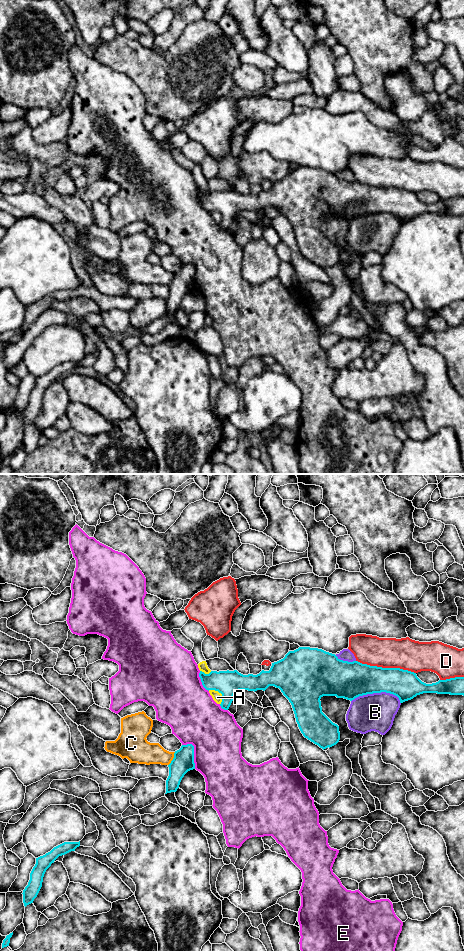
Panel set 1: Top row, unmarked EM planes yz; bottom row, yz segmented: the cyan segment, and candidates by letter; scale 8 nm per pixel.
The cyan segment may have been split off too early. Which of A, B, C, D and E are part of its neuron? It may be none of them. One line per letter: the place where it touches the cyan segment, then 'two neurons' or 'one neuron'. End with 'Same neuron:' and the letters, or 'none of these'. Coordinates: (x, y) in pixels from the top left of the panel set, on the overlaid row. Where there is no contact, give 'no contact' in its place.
A: contact yz (220, 692); two neurons
B: contact yz (377, 692); two neurons
C: contact yz (173, 759); two neurons
D: contact yz (386, 668); two neurons
E: contact yz (193, 752); two neurons
Same neuron: none of these

